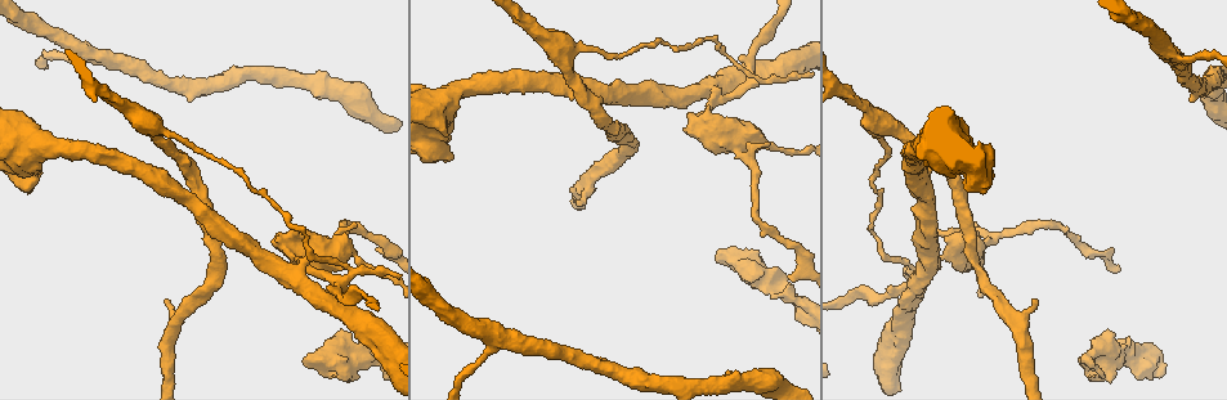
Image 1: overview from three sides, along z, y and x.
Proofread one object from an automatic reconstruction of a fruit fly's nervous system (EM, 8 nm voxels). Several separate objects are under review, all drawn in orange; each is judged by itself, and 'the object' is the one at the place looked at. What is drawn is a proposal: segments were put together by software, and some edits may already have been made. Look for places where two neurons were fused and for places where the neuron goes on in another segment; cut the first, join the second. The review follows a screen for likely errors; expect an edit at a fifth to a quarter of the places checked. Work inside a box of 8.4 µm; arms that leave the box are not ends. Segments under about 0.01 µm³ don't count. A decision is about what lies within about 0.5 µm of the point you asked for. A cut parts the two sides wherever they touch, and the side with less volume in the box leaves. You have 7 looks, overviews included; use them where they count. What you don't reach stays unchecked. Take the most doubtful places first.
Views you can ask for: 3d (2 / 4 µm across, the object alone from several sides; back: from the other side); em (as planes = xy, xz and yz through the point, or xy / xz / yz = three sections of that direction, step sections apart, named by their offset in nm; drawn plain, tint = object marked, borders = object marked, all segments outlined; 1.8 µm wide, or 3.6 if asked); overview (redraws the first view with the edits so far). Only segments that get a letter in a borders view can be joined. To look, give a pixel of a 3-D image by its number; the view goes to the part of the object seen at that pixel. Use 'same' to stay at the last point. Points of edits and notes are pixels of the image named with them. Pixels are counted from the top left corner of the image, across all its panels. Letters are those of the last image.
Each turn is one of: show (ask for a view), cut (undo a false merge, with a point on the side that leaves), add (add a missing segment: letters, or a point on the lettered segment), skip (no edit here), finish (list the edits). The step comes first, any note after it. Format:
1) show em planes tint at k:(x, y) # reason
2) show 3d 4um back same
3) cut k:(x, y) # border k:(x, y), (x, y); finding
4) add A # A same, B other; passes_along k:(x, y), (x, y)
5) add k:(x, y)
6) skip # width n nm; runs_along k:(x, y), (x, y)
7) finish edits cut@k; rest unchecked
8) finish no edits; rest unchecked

show em planes plain at 1:(900, 293) # four or more arms meet

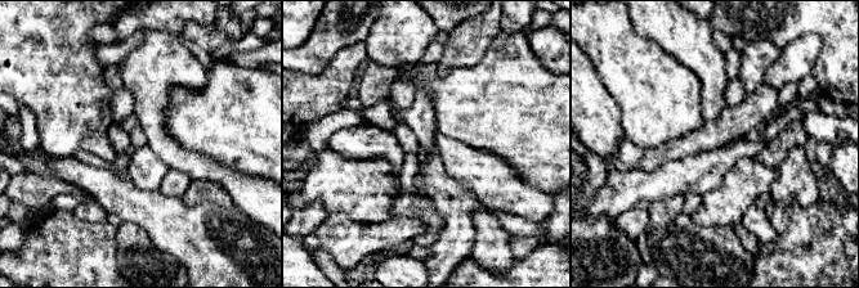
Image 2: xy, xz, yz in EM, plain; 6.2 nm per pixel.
show em planes borders same # see the neighbours

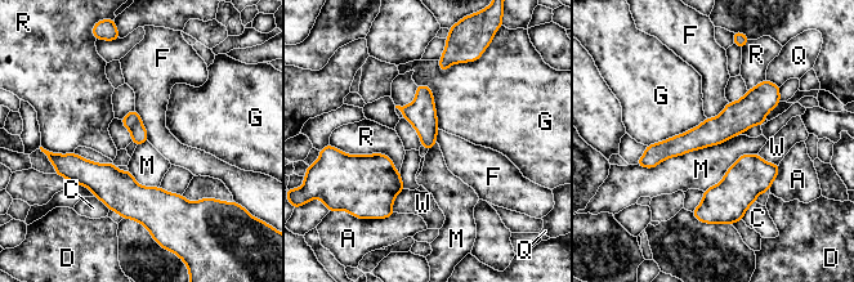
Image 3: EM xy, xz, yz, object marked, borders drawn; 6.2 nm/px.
skip # longest_contact M 650 nm; A other, C other, D other, F other, G other, M other, Q other, R other, W other; runs_along 3:(776, 92), (723, 128), (643, 162); continuous, no second neuron

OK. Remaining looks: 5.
show em planes tint at 1:(1094, 365) # branch stops here

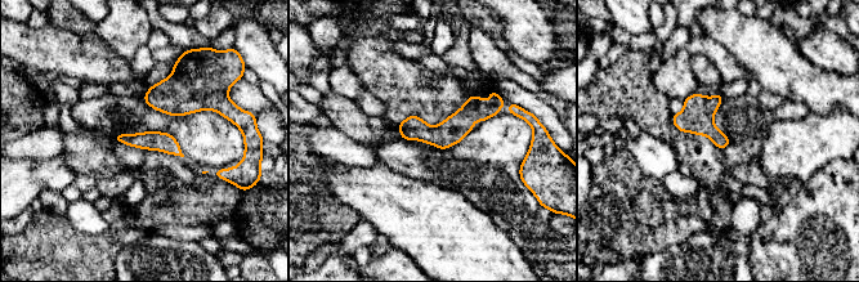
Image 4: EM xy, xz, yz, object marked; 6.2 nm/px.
show em planes borders same # see the neighbours

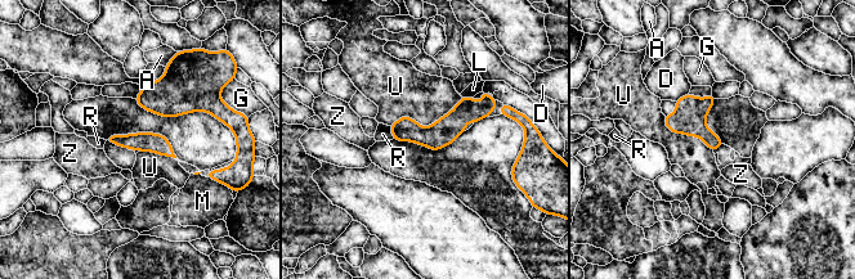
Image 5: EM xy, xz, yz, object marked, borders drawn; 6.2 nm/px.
add L # longest_contact U 480 nm; A other, D other, G other, L same, M other, R other, U other, Z other; it goes on there

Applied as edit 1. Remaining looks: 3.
show em planes borders at 1:(577, 204) # branch stops here

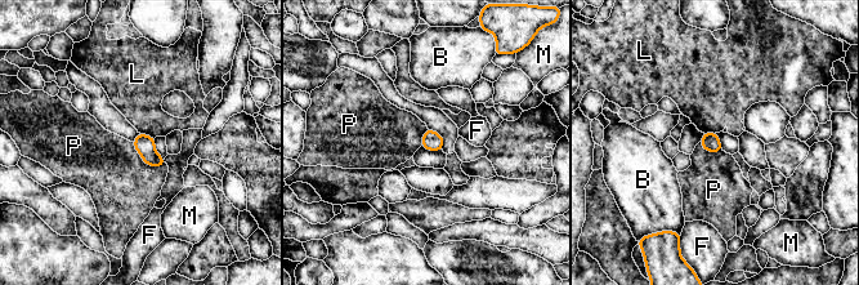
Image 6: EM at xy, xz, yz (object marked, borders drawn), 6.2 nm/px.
skip # B other, F other, L other, M other, P other; border 6:(133, 142), (146, 163), (165, 163); none of them fits

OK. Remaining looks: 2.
finish edits add@5; rest unchecked

